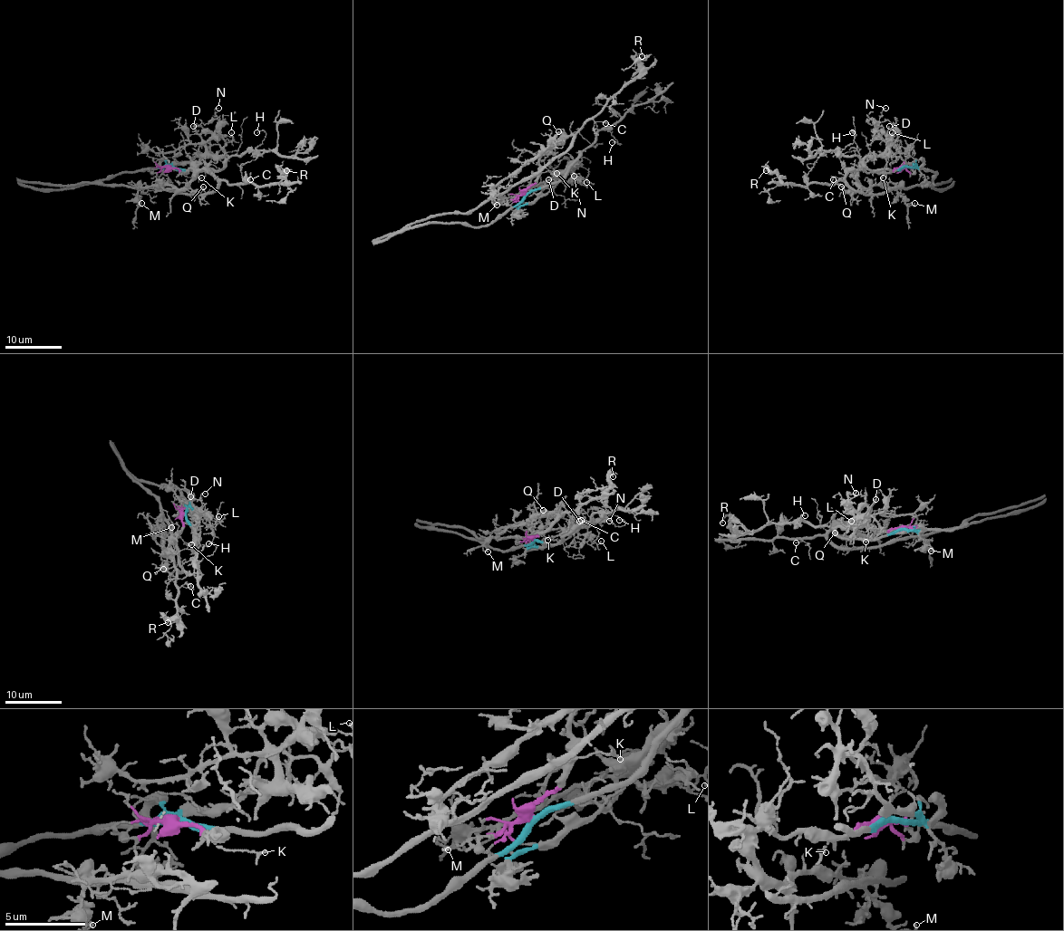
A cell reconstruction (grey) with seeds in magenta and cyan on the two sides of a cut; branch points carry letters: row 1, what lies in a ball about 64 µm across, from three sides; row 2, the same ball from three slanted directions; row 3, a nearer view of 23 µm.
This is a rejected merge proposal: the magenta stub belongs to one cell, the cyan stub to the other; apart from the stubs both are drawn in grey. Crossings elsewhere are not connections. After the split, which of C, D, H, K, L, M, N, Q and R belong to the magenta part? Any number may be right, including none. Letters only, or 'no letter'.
C, K, M, Q, R

